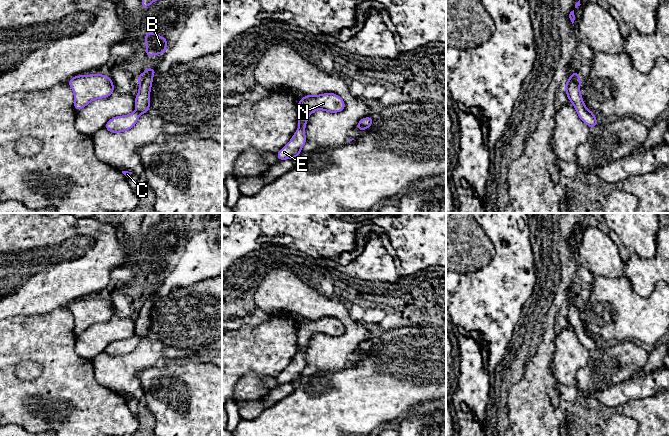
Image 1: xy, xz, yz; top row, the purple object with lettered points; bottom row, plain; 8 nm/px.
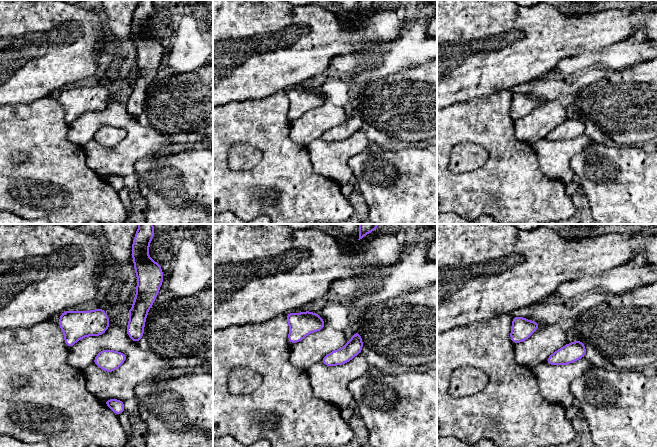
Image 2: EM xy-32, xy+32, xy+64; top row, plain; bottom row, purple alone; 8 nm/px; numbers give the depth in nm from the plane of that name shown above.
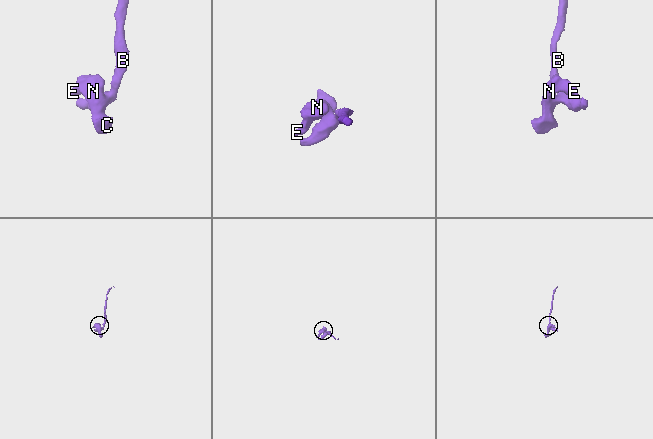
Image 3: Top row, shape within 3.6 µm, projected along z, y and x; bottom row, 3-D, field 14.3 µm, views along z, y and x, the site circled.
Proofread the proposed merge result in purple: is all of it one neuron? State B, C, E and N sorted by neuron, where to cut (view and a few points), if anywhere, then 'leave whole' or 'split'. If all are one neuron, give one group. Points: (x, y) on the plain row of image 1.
groups B C E N; cut none; leave whole

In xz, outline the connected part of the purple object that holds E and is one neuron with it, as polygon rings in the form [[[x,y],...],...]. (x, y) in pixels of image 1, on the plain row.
[[[323,317],[321,319],[305,319],[298,325],[297,337],[299,349],[296,357],[289,367],[276,377],[278,384],[296,382],[307,366],[305,361],[305,350],[310,338],[315,334],[324,334],[329,337],[338,337],[345,334],[344,324],[335,317]]]

